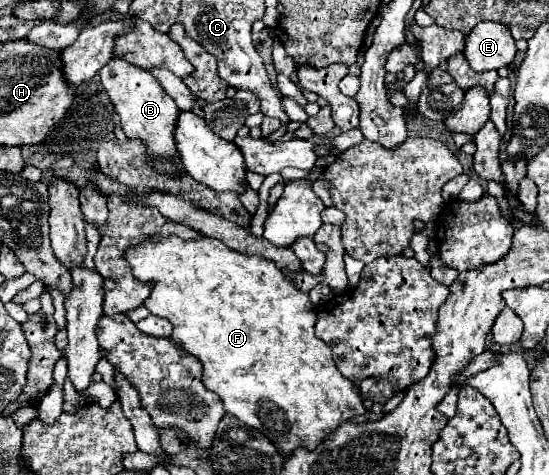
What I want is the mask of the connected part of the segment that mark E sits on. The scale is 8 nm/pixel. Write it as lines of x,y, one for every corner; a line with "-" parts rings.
480,22
466,36
462,54
476,72
498,70
514,60
516,44
508,26
498,22

